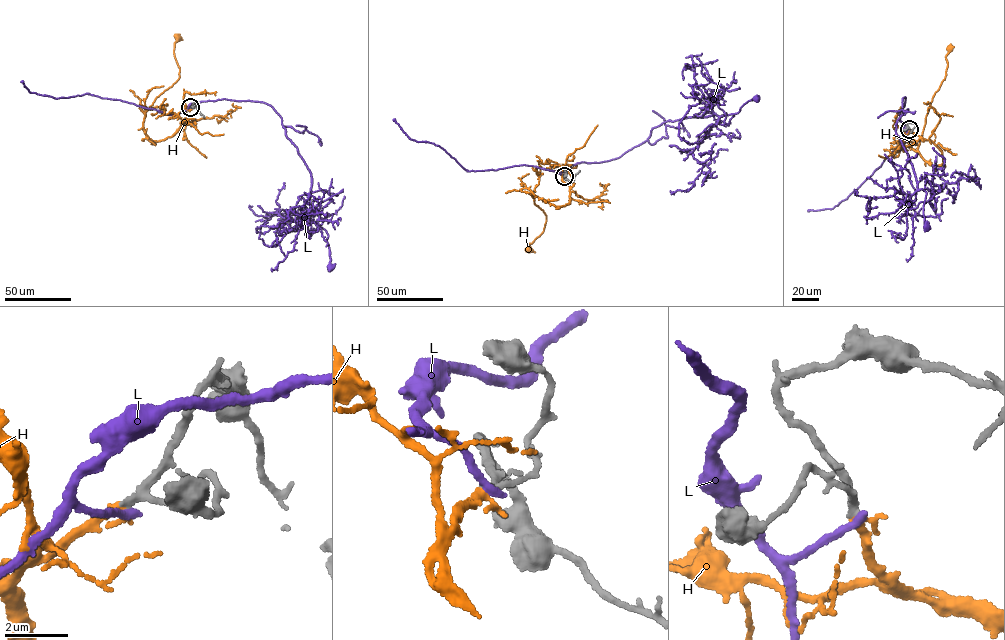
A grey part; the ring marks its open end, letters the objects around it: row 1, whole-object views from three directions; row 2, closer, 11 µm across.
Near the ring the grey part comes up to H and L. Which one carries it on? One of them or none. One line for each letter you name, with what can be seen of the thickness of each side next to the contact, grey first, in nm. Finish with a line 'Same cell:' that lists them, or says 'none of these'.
H: 200/280 nm
Same cell: H

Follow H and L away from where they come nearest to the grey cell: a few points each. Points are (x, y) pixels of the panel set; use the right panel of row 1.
H: (909, 129), (938, 146), (941, 165), (924, 159), (918, 148), (929, 107), (945, 75), (949, 47)
L: (909, 129), (899, 117), (905, 96), (896, 132), (917, 189), (926, 192), (928, 226)

